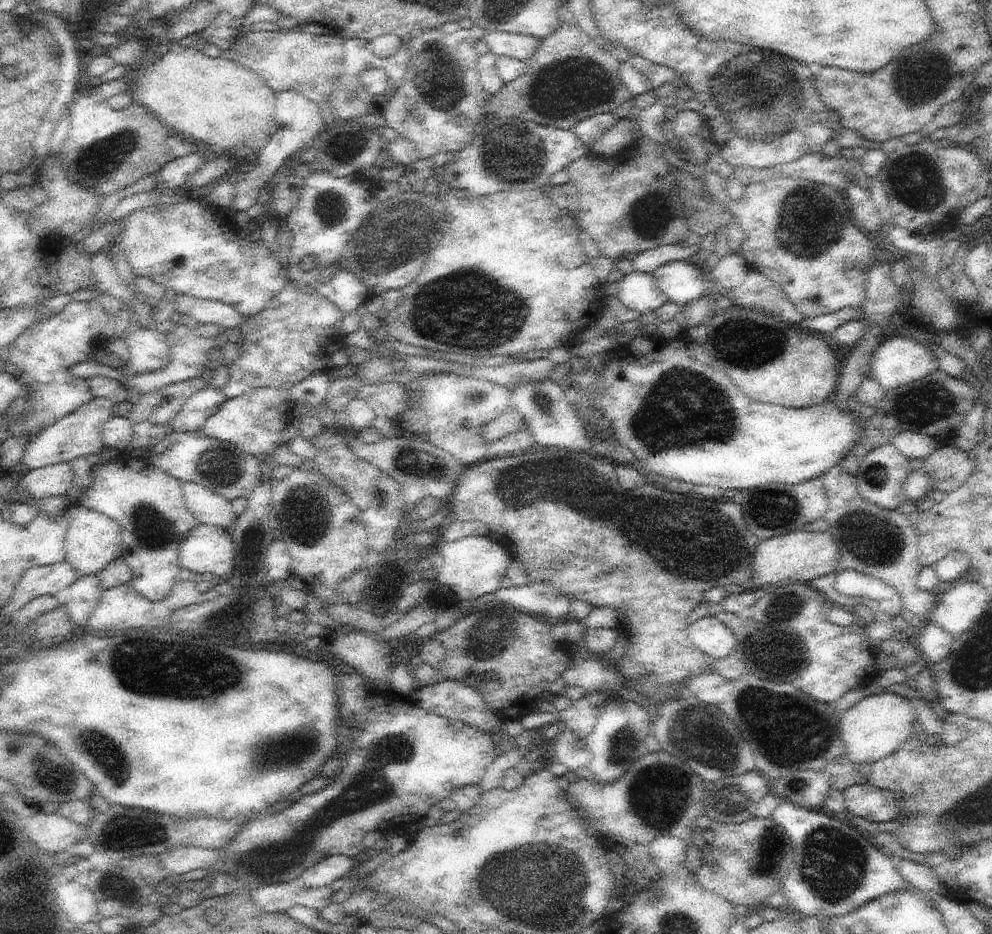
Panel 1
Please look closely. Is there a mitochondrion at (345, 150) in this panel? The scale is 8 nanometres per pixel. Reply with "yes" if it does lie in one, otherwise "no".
no

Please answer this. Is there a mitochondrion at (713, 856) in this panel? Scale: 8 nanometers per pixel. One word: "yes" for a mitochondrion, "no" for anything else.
no

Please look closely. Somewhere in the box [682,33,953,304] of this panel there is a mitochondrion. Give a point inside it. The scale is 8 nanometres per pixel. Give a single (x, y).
(758, 82)

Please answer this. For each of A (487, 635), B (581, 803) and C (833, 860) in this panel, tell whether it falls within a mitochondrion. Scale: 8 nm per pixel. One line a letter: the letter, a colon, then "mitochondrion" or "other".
A: mitochondrion
B: other
C: mitochondrion

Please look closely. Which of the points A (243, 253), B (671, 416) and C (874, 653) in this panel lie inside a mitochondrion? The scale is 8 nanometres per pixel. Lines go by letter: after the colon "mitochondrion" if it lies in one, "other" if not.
A: other
B: mitochondrion
C: other

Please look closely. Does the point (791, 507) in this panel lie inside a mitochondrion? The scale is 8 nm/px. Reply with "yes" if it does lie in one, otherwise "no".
yes

